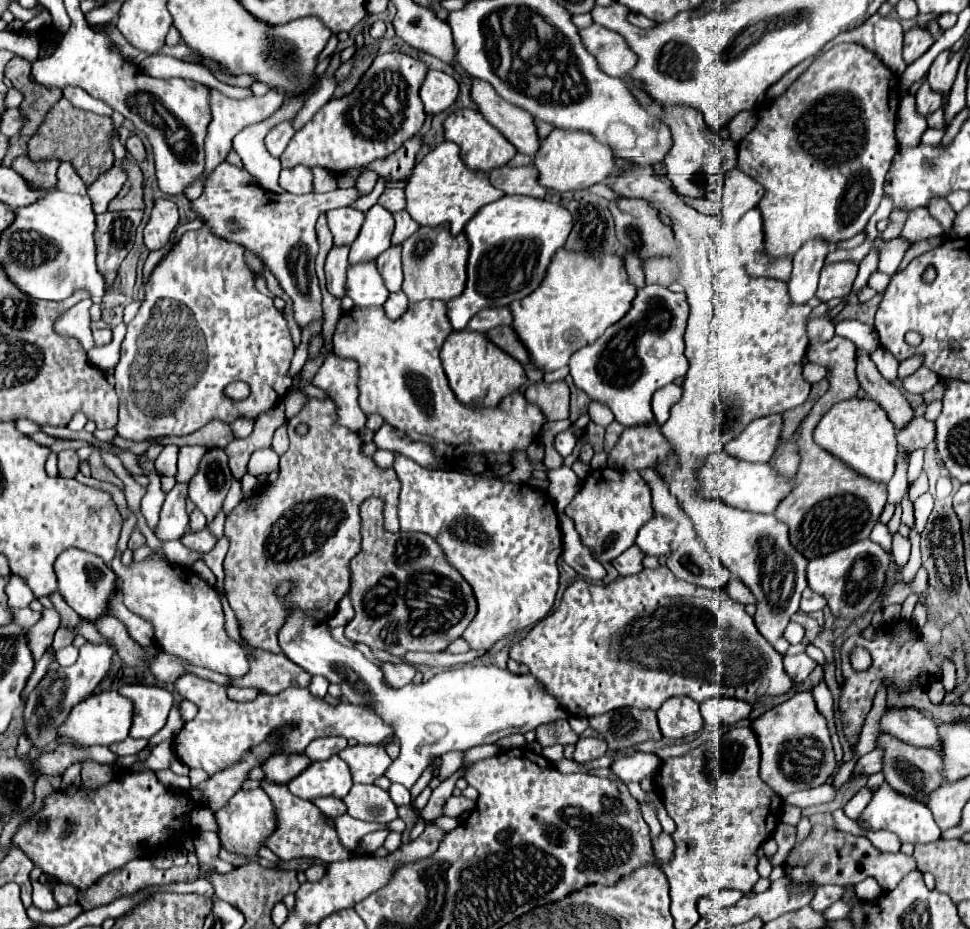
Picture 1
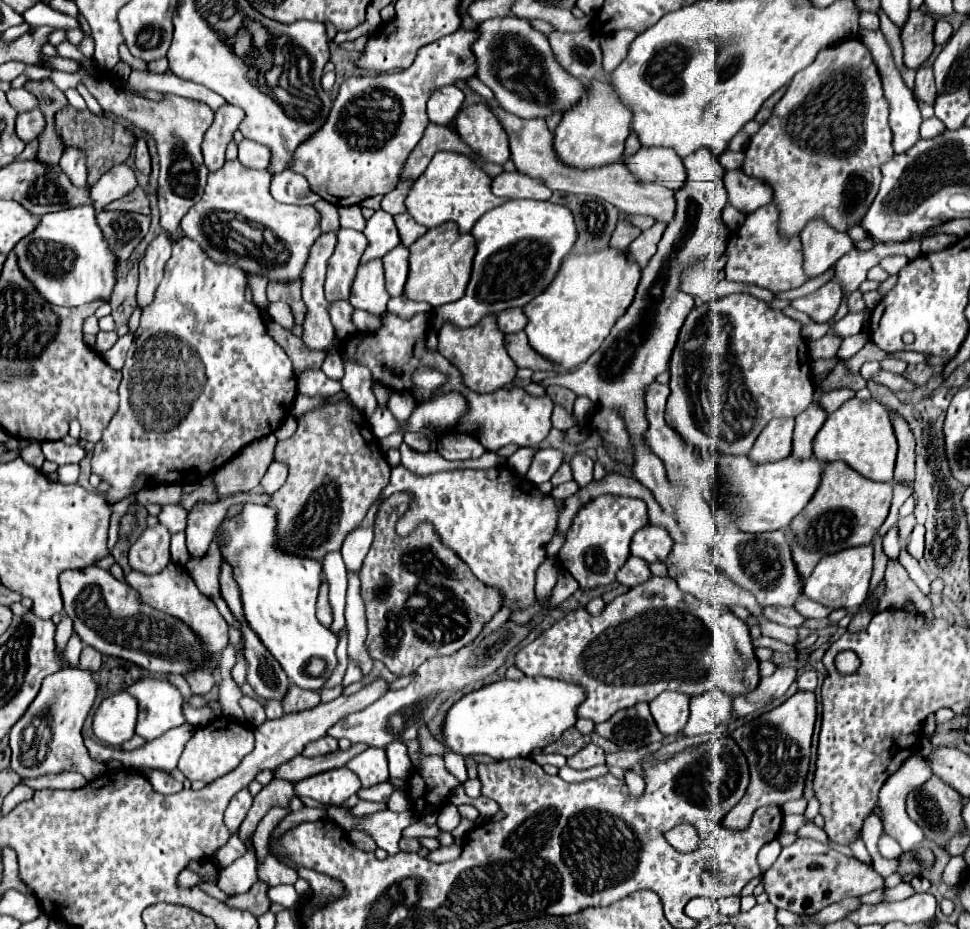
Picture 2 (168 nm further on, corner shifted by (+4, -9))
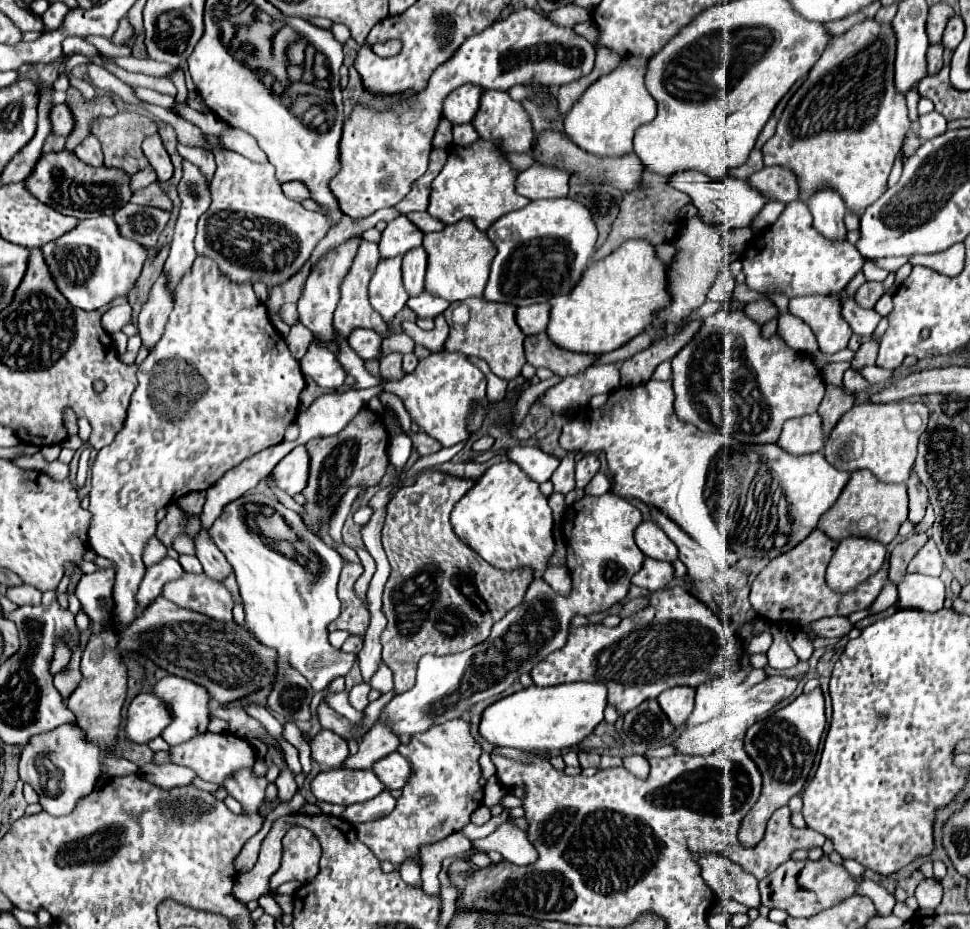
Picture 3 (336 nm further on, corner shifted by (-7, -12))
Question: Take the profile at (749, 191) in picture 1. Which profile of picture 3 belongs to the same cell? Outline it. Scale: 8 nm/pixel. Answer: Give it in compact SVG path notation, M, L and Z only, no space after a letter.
M769 166L765 170L755 172L749 178L749 184L763 192L771 200L779 200L783 204L793 202L799 198L799 182L797 176L781 166Z

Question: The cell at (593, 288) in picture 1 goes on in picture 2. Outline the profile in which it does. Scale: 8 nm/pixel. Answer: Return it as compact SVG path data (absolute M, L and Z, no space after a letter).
M608 247L590 255L568 255L554 281L540 297L534 297L526 307L528 319L524 331L530 347L552 361L558 369L574 369L584 363L608 337L612 325L624 315L636 285L640 281L640 267L626 251Z

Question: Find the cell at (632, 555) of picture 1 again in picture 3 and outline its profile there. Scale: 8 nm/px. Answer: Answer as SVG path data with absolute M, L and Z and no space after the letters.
M645 560L643 568L633 576L633 584L655 592L655 590L665 588L673 580L673 574L675 574L675 568L671 562Z

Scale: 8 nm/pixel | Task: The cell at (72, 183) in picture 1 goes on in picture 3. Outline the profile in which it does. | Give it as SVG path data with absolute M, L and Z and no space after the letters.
M87 136L77 148L75 154L81 162L91 164L91 166L101 166L103 164L103 154L101 154L101 144L97 140L97 136Z

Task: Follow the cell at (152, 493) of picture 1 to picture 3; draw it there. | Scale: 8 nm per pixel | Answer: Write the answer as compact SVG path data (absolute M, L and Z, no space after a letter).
M152 536L143 553L143 562L146 567L149 567L158 561L162 560L167 555L167 548L155 538L155 536Z

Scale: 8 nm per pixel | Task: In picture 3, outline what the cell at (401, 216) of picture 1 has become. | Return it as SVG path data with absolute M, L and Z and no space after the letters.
M409 212L407 214L407 218L421 230L421 232L437 232L437 230L441 230L445 224L441 222L441 220L437 220L437 218L433 218L429 212Z

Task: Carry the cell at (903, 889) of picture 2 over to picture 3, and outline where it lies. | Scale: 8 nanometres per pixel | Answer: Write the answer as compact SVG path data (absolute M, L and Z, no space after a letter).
M923 880L915 892L919 908L937 908L943 898L943 888L937 880Z

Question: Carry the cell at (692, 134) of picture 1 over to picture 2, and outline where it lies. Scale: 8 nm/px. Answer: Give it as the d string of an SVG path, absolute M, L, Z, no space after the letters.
M696 149L688 157L682 159L686 167L686 183L674 191L676 197L676 221L668 225L668 229L662 235L662 241L658 243L656 255L650 259L648 267L642 271L640 283L636 287L636 297L628 311L616 321L612 327L612 333L602 341L600 349L588 357L580 367L560 373L554 379L546 381L546 385L562 385L576 395L588 397L600 407L616 411L624 423L626 431L630 435L630 445L634 449L634 467L632 475L646 485L656 501L662 505L666 513L672 511L674 505L674 489L670 487L666 479L666 469L660 457L648 449L644 435L648 431L648 419L646 419L646 401L644 393L648 385L656 381L656 377L664 371L668 371L668 363L680 333L680 327L686 319L686 315L694 307L694 299L680 291L680 271L682 267L696 257L708 255L708 253L724 253L726 249L726 225L722 223L722 209L726 207L726 189L722 183L722 177L726 169L718 163L718 157L714 157L708 149Z

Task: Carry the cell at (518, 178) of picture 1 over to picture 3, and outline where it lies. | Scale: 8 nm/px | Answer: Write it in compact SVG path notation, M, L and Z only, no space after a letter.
M533 162L517 176L517 192L529 200L563 198L569 192L569 172L551 164Z

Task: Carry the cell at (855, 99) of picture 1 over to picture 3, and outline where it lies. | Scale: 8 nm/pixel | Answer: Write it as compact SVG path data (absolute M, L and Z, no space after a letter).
M873 18L855 24L841 36L835 36L817 64L809 70L809 76L801 88L787 102L777 132L763 146L765 166L783 166L797 174L801 200L807 200L819 186L831 184L845 200L847 210L861 214L873 204L887 188L887 178L893 162L899 154L905 132L911 122L907 118L905 96L895 92L893 62L895 62L895 32L891 24L881 24Z

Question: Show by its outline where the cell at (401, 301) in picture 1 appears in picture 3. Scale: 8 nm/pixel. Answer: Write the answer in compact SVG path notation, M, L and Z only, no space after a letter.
M425 290L423 294L419 294L419 296L415 296L415 298L409 298L407 306L409 306L419 318L435 318L435 316L439 316L439 314L445 312L445 308L449 306L449 302L443 300L443 298L439 298L439 296L433 296L431 292Z

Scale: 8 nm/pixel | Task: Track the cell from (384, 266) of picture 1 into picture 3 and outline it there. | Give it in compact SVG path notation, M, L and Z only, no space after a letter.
M421 246L403 256L403 284L409 296L419 296L423 292L425 270L427 270L427 254Z

